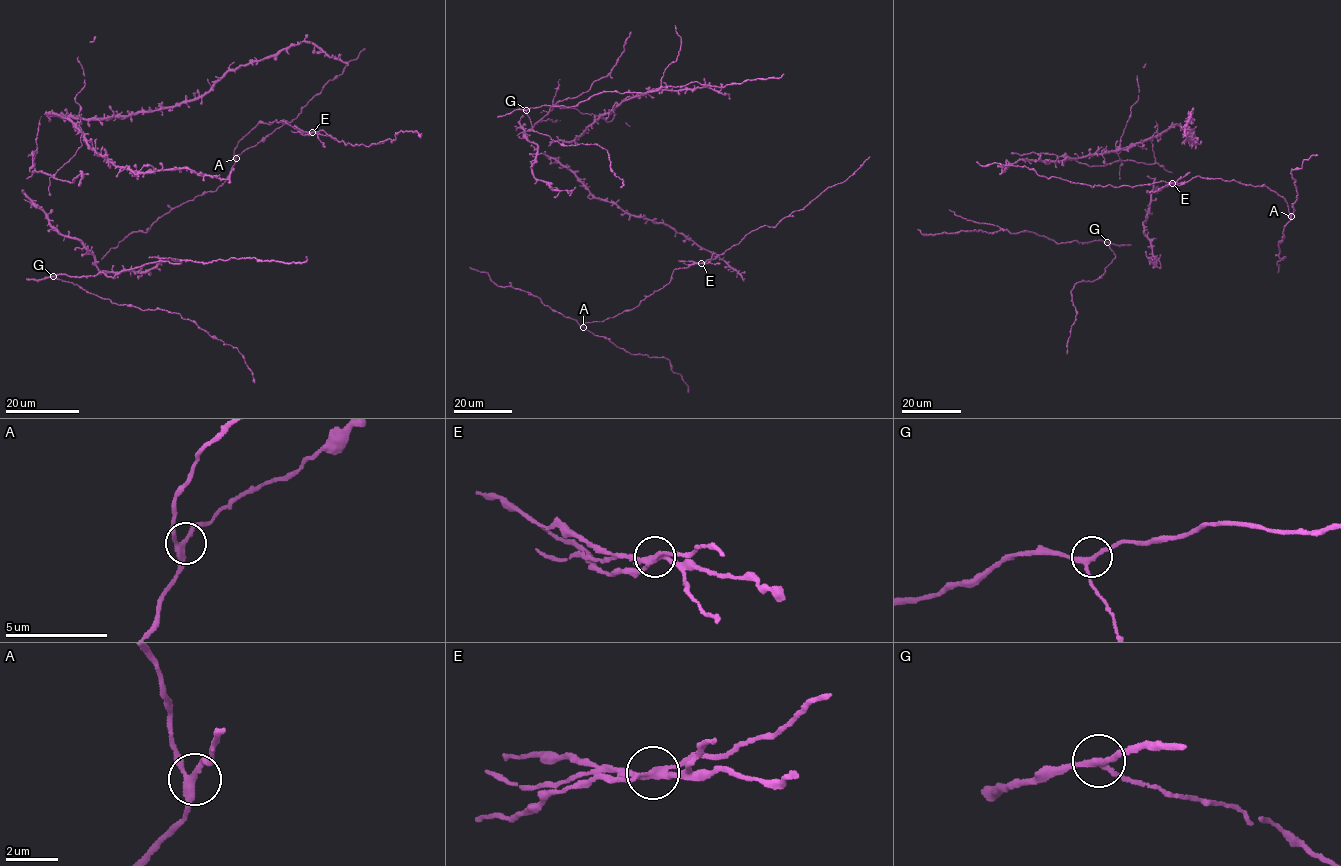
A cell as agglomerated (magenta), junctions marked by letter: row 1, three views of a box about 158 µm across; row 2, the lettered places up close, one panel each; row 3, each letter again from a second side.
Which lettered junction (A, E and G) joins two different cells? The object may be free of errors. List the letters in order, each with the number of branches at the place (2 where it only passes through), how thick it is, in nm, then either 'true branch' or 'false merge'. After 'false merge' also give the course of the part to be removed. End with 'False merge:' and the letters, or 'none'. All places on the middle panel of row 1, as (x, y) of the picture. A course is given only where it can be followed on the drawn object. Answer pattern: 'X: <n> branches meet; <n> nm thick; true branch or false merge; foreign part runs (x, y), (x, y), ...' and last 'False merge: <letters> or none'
A: 3 branches meet; 240 nm thick; true branch
E: 3 branches meet; 220 nm thick; false merge; foreign part runs (702, 263), (678, 260)
G: 3 branches meet; 200 nm thick; true branch
False merge: E

